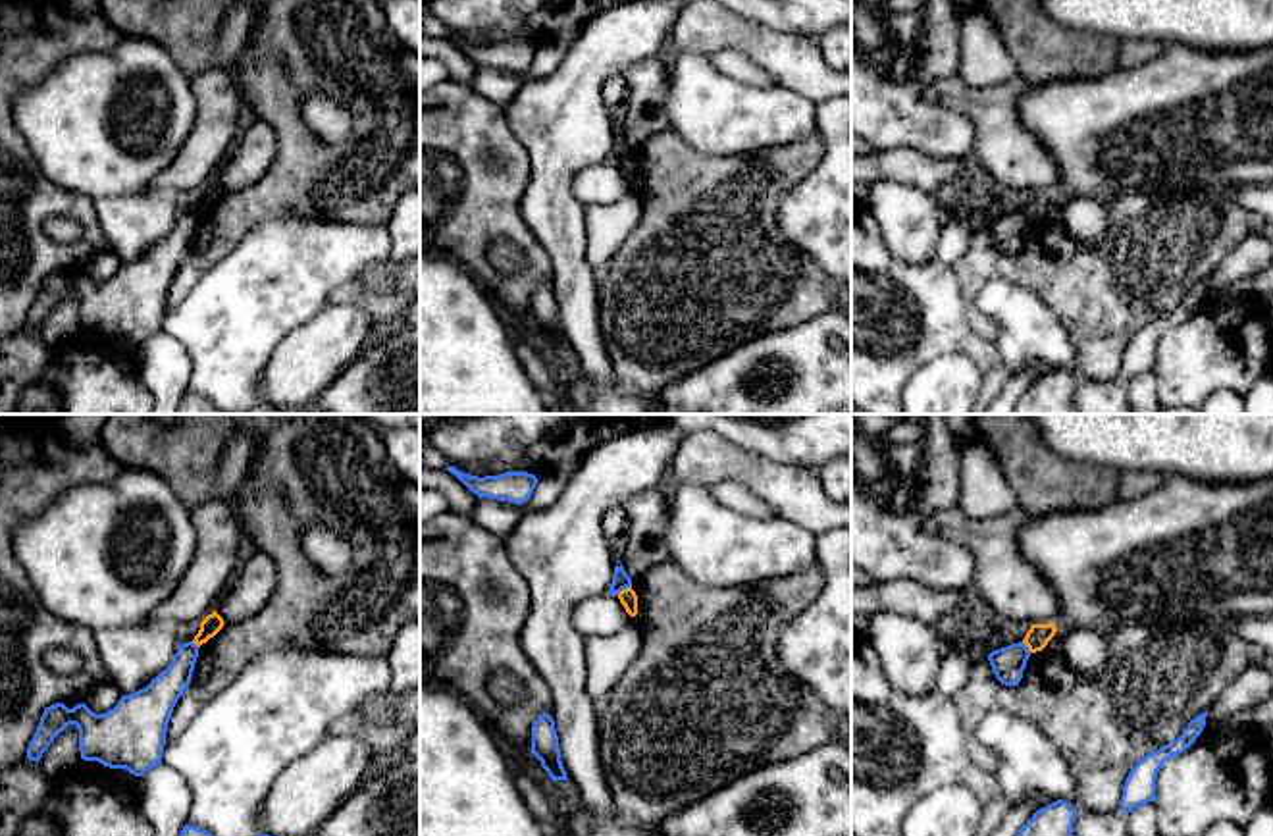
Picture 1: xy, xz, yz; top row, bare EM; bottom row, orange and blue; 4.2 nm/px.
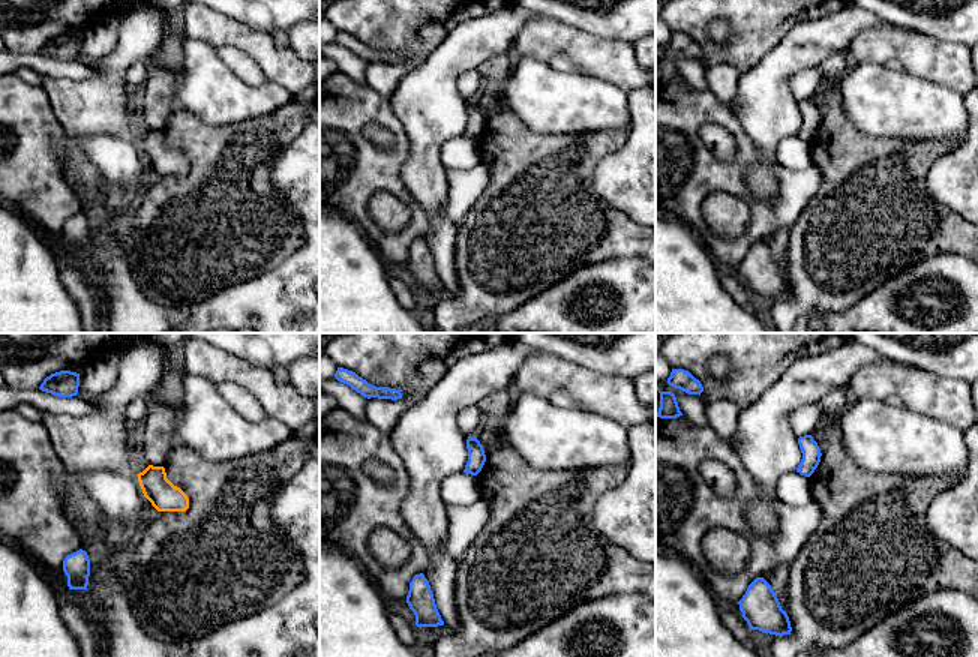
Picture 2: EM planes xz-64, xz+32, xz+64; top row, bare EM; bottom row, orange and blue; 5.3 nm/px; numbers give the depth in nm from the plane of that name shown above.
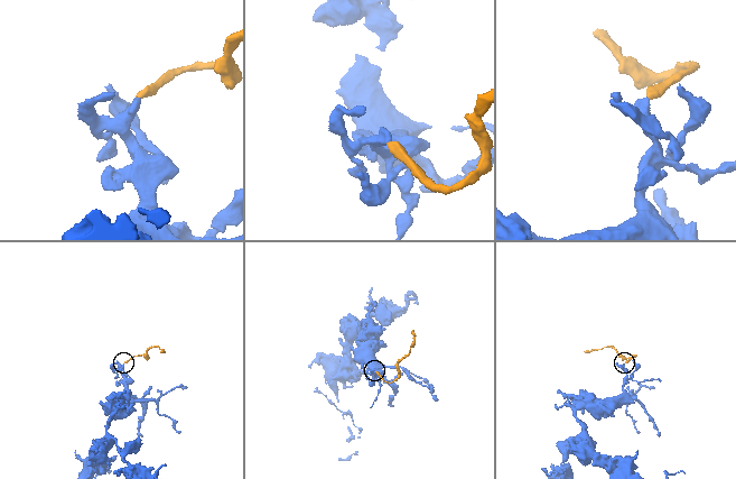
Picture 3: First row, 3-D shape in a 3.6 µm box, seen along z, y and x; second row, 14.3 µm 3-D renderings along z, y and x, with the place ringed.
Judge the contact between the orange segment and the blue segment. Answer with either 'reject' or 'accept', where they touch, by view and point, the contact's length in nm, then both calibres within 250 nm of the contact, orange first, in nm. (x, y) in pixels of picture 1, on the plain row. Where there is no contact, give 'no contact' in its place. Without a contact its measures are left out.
reject | xz (623, 158) | 80 nm | 70/80 nm

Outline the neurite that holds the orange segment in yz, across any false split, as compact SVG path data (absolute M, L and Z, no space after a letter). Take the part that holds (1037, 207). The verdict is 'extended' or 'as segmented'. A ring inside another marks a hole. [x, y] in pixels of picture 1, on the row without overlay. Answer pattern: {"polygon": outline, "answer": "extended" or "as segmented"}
{"polygon": "M1032 193L1026 200L1023 212L1028 216L1030 222L1042 220L1048 210L1055 204L1057 196L1050 193Z", "answer": "as segmented"}

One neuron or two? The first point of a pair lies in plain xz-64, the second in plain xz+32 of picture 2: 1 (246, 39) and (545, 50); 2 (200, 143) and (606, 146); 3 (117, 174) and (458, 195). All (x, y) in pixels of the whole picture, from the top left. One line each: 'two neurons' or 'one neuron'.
1: one neuron
2: one neuron
3: two neurons

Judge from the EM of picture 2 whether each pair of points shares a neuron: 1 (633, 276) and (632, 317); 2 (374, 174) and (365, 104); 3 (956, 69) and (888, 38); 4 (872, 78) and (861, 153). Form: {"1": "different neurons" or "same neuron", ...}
{"1": "same neuron", "2": "same neuron", "3": "same neuron", "4": "different neurons"}

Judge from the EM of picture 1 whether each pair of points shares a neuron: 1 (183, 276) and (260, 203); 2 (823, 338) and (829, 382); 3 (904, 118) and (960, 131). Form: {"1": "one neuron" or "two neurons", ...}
{"1": "one neuron", "2": "one neuron", "3": "one neuron"}

